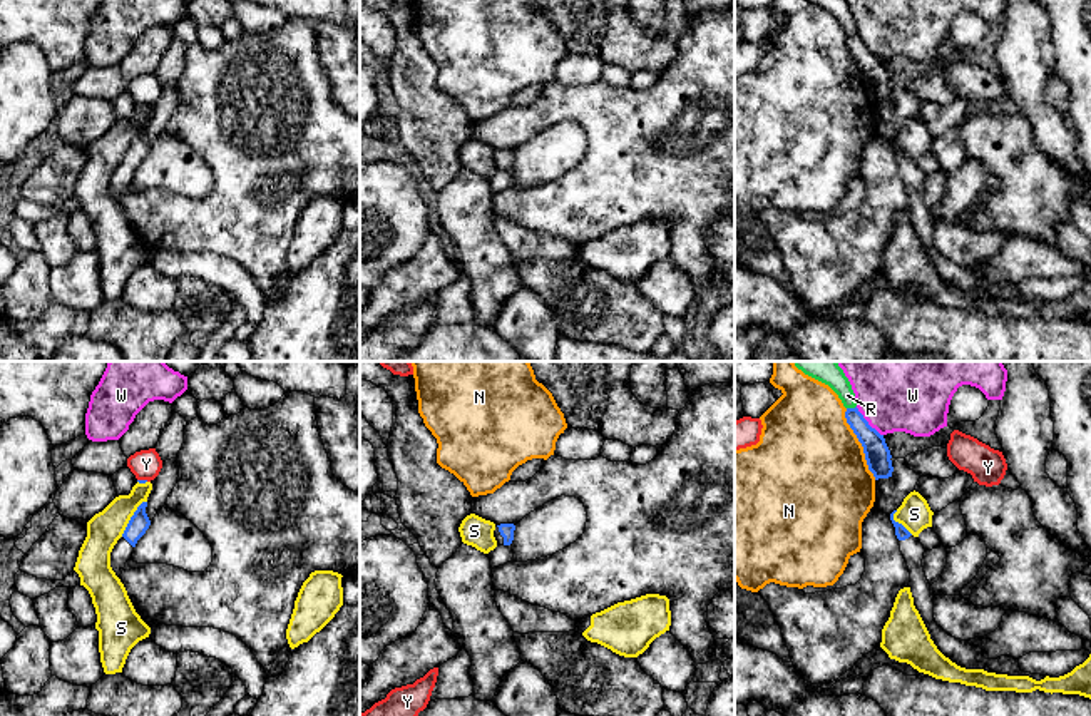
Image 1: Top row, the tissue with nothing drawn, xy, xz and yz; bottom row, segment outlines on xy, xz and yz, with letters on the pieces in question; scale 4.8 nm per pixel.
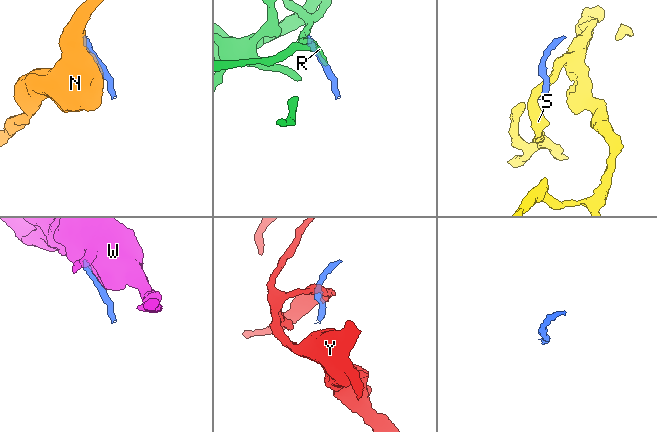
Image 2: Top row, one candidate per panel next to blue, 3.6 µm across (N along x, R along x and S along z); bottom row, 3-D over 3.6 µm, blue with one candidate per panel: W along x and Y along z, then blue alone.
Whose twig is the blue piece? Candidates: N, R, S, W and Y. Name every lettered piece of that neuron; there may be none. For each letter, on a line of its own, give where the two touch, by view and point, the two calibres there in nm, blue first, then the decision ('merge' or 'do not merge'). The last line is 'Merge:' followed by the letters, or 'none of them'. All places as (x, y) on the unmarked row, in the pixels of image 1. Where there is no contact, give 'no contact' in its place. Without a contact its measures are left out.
N: contact yz (860, 67); calibres 120 and 480 nm; do not merge
R: contact yz (850, 34); calibres 120 and 90 nm; do not merge
S: contact xy (131, 143); calibres 100 and 170 nm; do not merge
W: contact yz (867, 47); calibres 120 and 280 nm; do not merge
Y: contact xy (143, 106); calibres 20 and 140 nm; do not merge
Merge: none of them

